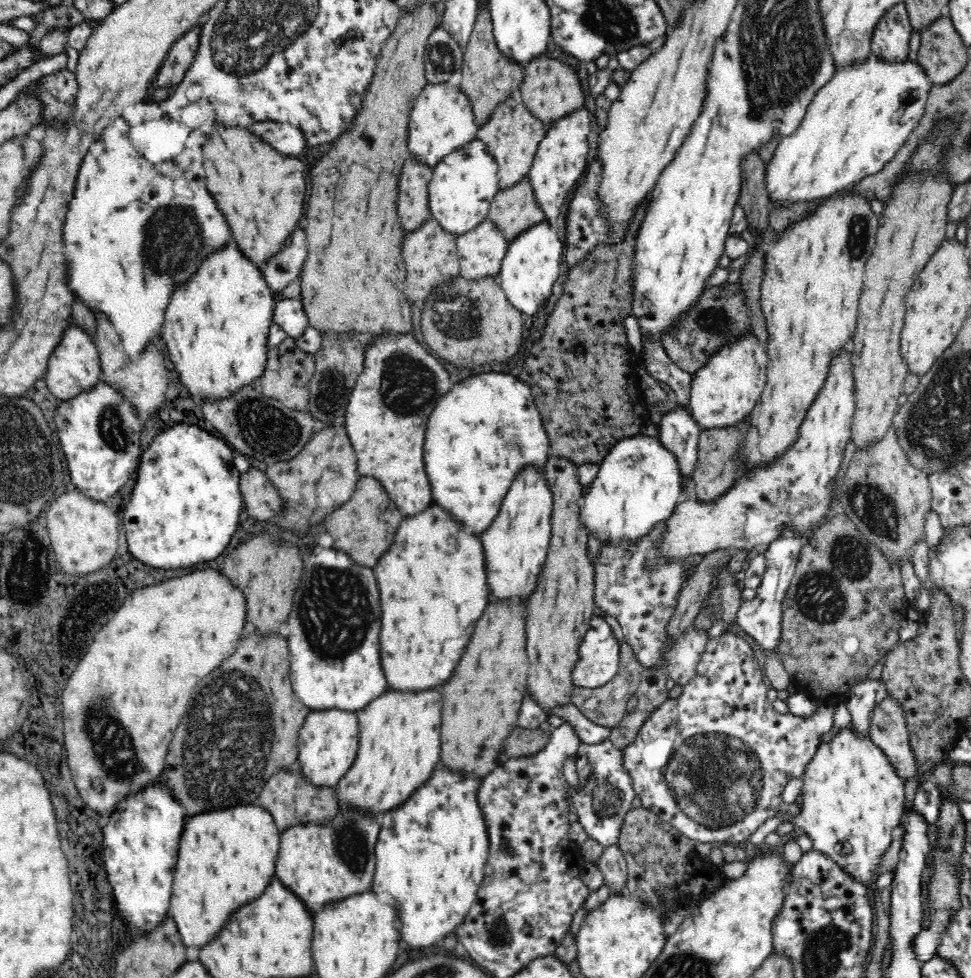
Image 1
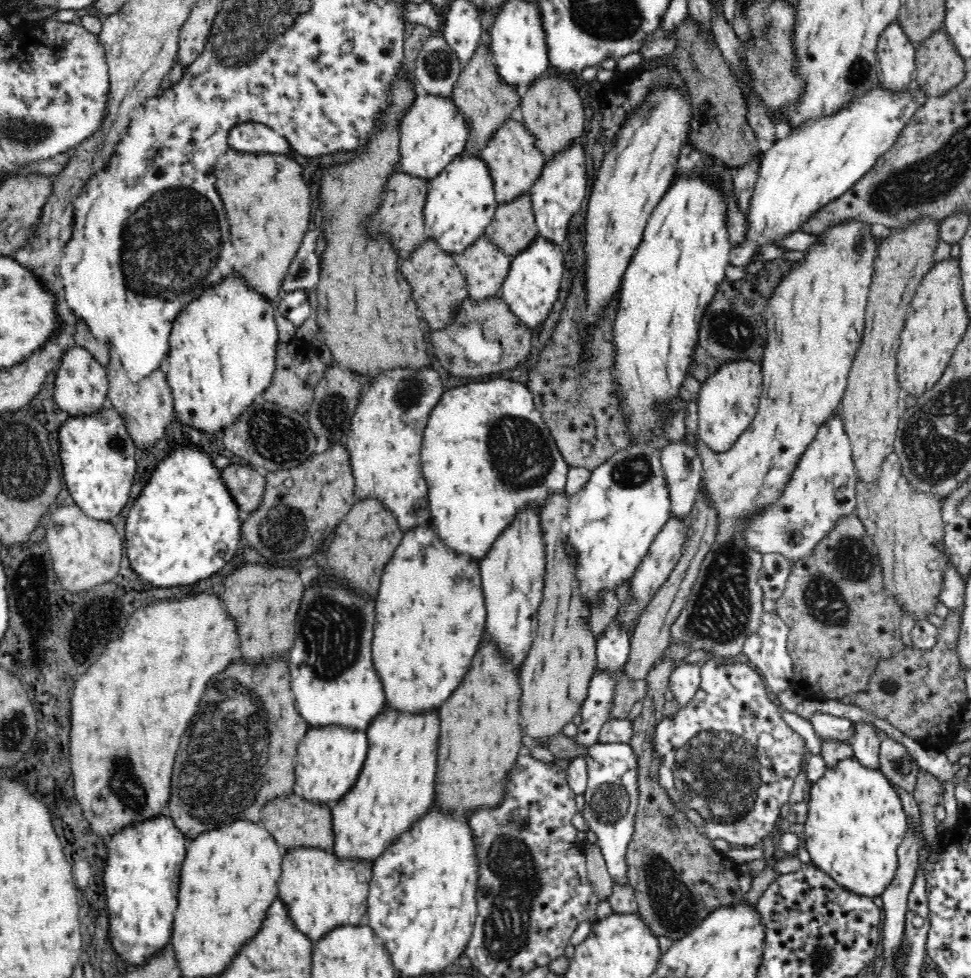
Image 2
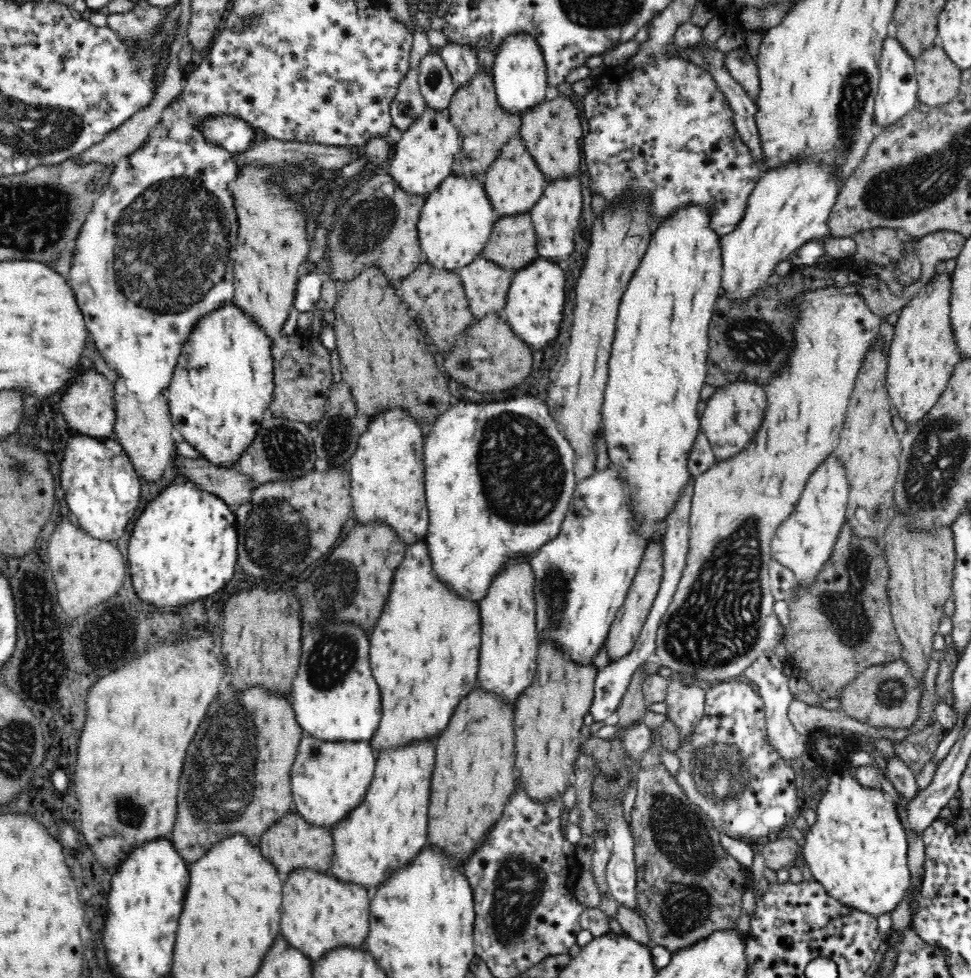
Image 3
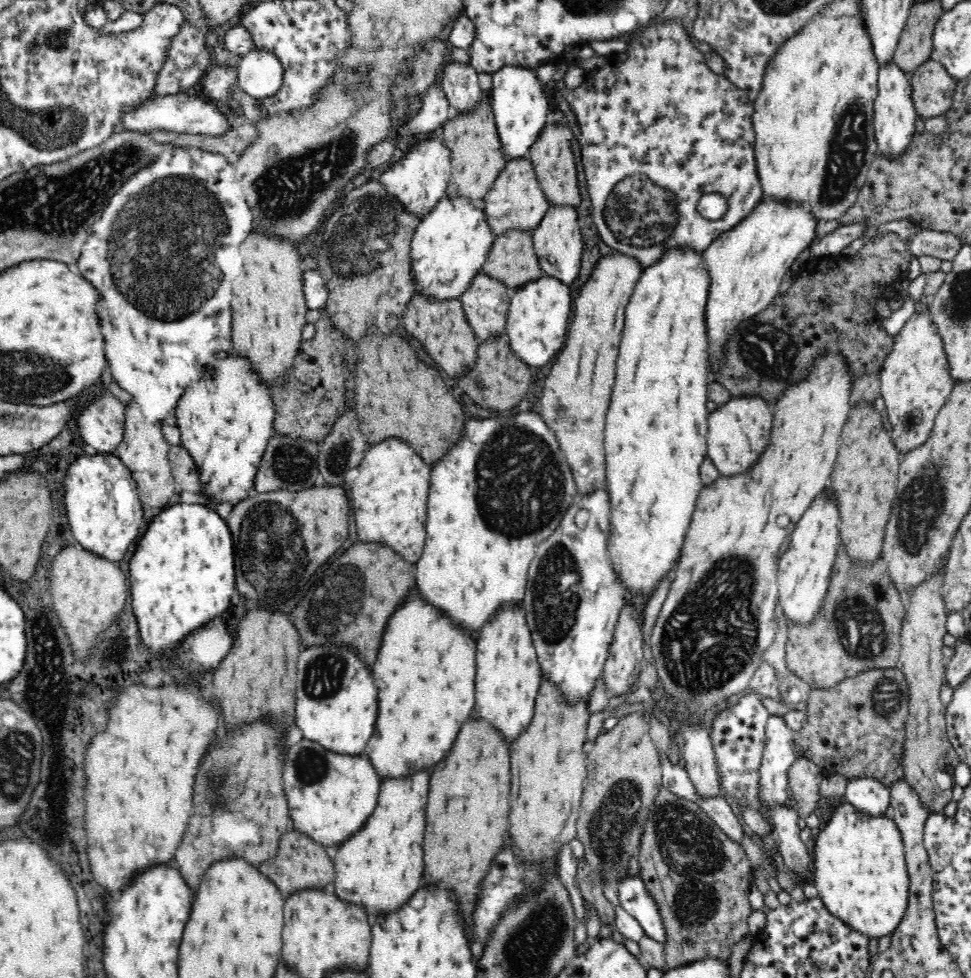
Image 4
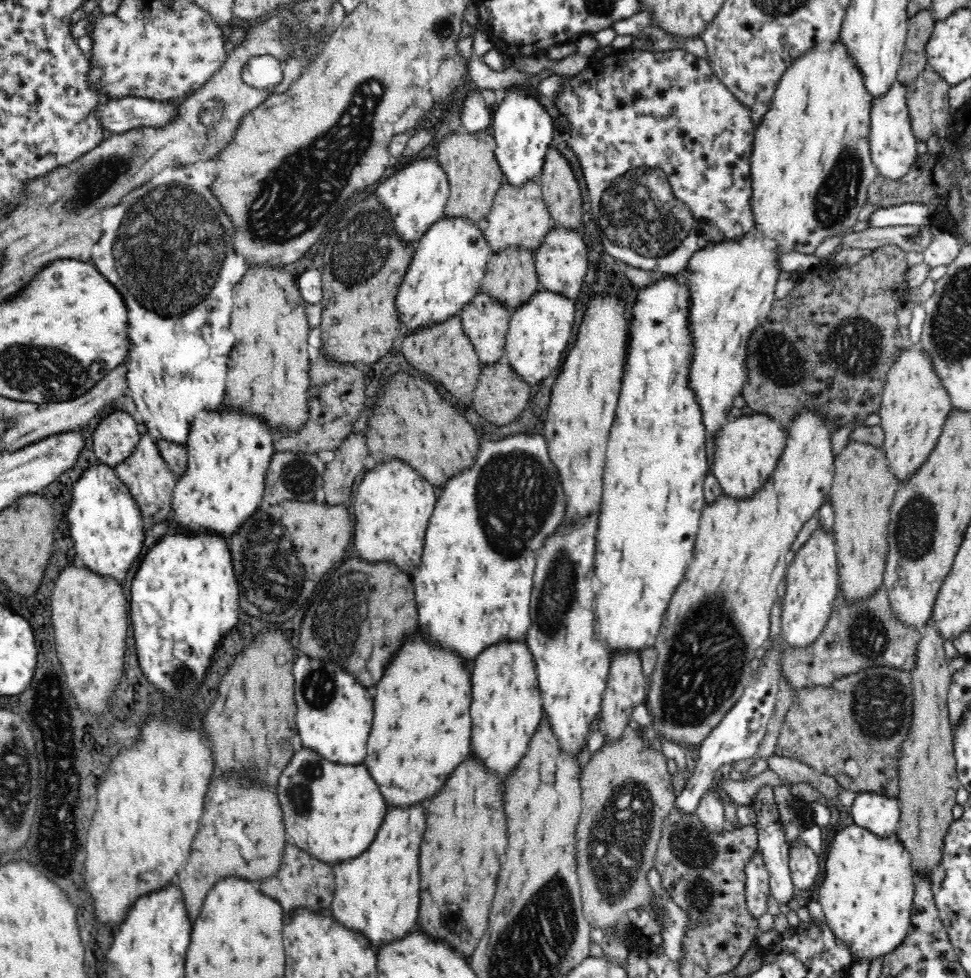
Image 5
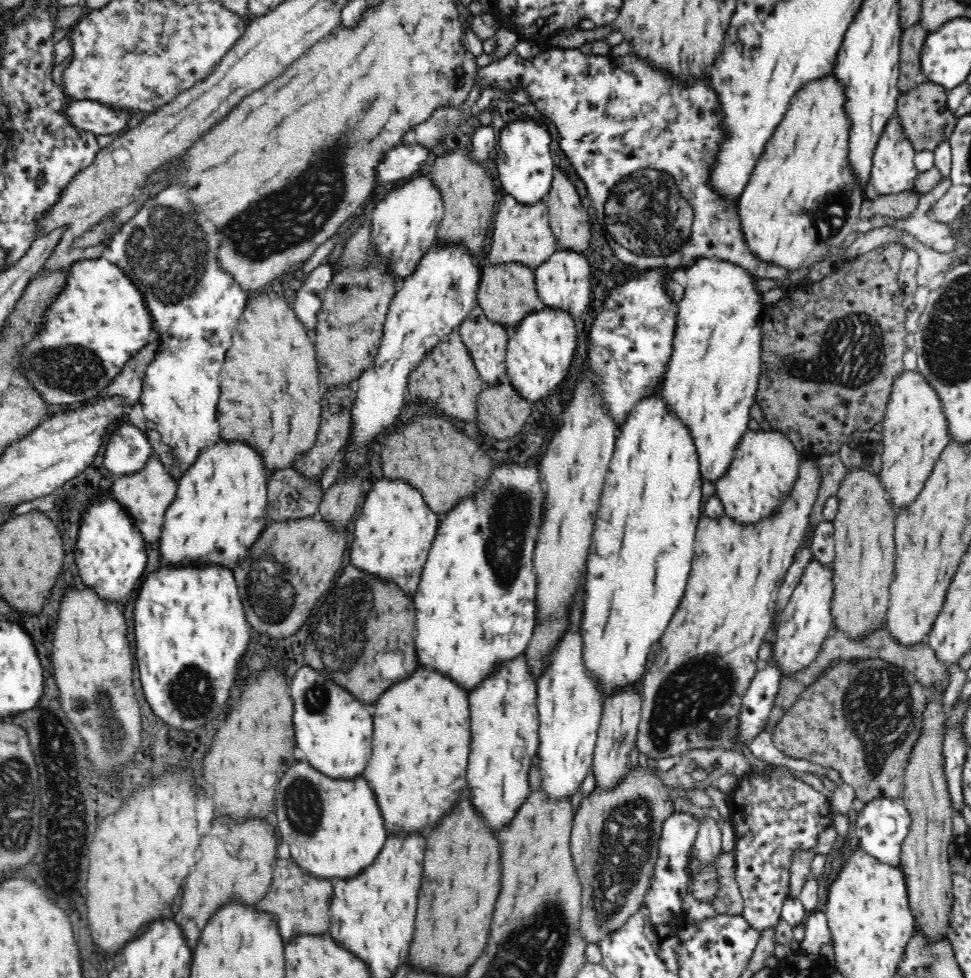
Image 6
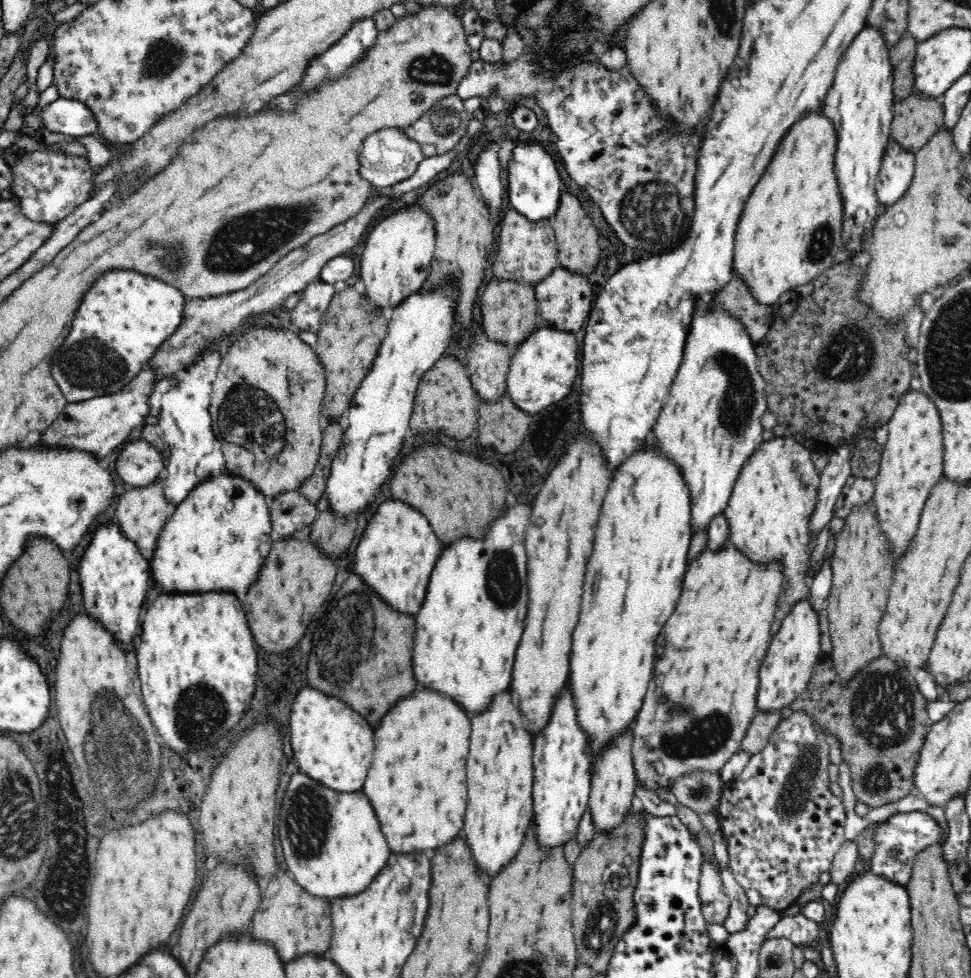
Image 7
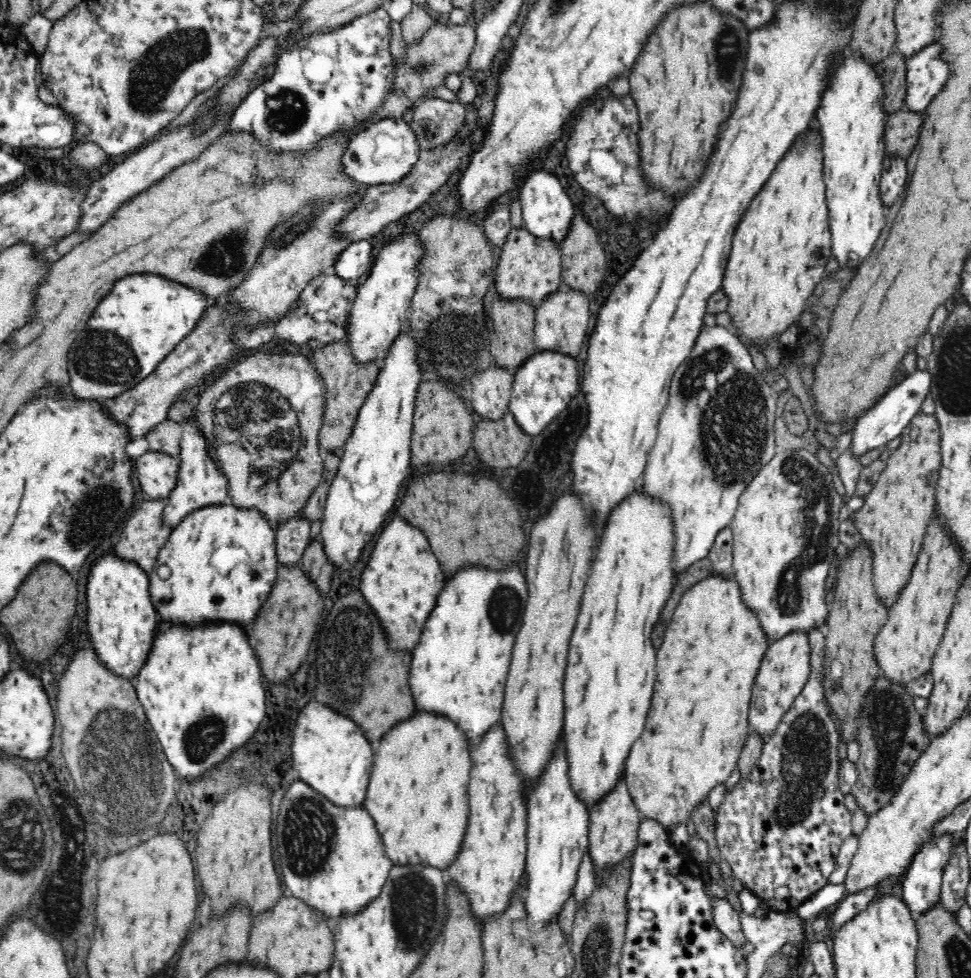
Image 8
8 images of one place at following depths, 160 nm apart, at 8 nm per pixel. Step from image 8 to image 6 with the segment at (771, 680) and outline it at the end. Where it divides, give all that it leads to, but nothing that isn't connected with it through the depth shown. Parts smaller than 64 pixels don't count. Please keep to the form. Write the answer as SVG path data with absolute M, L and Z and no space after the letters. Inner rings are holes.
M813 556L813 560L805 565L802 576L799 576L800 580L790 602L781 612L773 644L773 656L780 665L783 676L806 669L818 656L822 641L834 625L831 613L834 598L833 575L831 567L818 563Z

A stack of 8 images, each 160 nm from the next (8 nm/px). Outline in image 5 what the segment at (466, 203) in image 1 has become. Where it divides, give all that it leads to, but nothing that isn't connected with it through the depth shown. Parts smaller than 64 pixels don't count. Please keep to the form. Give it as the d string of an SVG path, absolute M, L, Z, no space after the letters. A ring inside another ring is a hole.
M442 216L422 234L422 238L414 246L412 260L396 297L404 332L415 332L450 316L456 316L476 296L486 276L488 259L493 252L483 235L482 225L482 222L476 223L465 216Z

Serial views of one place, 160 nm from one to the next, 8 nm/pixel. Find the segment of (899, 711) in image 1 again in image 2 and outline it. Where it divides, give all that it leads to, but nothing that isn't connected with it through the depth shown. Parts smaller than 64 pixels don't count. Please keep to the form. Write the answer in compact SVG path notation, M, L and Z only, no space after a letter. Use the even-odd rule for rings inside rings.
M884 736L880 743L878 766L896 788L913 792L920 767L902 743Z

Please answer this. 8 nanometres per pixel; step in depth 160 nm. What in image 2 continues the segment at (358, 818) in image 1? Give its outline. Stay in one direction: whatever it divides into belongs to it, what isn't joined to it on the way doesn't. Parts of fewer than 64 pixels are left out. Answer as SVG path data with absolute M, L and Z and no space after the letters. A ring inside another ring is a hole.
M298 844L283 852L278 896L287 906L295 927L314 942L334 926L362 920L367 913L372 875L373 863L369 860L340 858L333 849Z

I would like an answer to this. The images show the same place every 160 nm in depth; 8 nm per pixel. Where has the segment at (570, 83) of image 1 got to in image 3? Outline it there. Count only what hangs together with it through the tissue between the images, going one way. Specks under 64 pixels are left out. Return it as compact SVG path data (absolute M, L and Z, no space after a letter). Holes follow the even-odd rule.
M559 93L553 99L542 100L522 114L519 135L526 148L536 161L538 168L544 173L548 182L576 174L582 160L582 118L577 107L564 94Z

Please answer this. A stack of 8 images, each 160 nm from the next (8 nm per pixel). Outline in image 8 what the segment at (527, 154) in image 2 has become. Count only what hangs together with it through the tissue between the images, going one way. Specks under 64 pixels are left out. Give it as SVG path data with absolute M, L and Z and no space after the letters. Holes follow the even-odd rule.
M512 226L502 244L498 262L495 263L494 286L503 298L523 298L540 306L544 296L556 292L563 284L562 261L558 243L534 236L525 226Z

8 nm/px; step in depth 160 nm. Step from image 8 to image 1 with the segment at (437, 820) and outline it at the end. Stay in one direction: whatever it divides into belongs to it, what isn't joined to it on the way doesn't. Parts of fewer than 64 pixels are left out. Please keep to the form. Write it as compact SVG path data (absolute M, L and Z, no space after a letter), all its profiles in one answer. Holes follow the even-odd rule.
M431 503L422 512L402 519L392 546L374 566L374 574L382 598L380 652L388 686L414 691L414 688L434 688L446 682L474 632L476 620L481 618L492 596L480 536L459 520L454 520L447 508Z

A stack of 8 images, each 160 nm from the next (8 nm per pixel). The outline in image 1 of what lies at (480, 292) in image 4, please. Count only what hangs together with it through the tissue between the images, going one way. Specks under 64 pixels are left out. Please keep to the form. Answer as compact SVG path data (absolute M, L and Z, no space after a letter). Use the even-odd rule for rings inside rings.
M487 216L470 232L455 237L460 275L468 280L484 276L496 278L508 250L508 242Z

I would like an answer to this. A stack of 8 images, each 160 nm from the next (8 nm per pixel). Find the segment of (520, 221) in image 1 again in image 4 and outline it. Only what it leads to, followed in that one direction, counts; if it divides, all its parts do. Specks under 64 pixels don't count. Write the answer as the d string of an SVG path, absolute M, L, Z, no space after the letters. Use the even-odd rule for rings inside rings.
M514 229L496 235L482 269L512 291L542 276L532 231Z

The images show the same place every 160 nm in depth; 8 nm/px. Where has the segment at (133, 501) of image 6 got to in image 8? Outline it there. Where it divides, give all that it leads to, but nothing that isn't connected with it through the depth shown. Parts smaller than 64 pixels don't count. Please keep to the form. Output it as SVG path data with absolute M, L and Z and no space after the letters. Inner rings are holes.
M151 499L143 501L136 507L135 510L130 510L130 515L126 516L123 524L123 533L120 540L115 545L115 550L118 552L118 557L122 559L134 561L138 567L146 574L150 574L157 564L158 552L160 548L165 546L168 541L169 535L172 533L173 528L163 520L163 508L165 506L162 499Z

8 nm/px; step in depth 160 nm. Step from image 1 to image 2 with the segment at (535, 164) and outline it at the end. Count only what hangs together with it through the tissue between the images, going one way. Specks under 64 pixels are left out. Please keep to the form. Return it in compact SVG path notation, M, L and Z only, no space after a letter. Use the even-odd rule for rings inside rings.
M580 137L574 138L572 144L562 148L560 152L548 156L542 172L531 187L531 205L535 216L538 232L546 240L554 244L562 244L566 238L570 218L580 210L580 204L586 198L588 176L586 175L586 155L588 144L580 142Z

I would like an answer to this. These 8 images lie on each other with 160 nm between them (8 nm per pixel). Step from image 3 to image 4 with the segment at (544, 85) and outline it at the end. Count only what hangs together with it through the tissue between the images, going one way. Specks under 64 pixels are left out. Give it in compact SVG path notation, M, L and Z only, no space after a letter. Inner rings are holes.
M507 65L491 75L492 89L488 95L503 144L503 153L508 159L529 158L530 146L538 140L538 134L550 121L551 110L543 84L536 70L522 65Z

